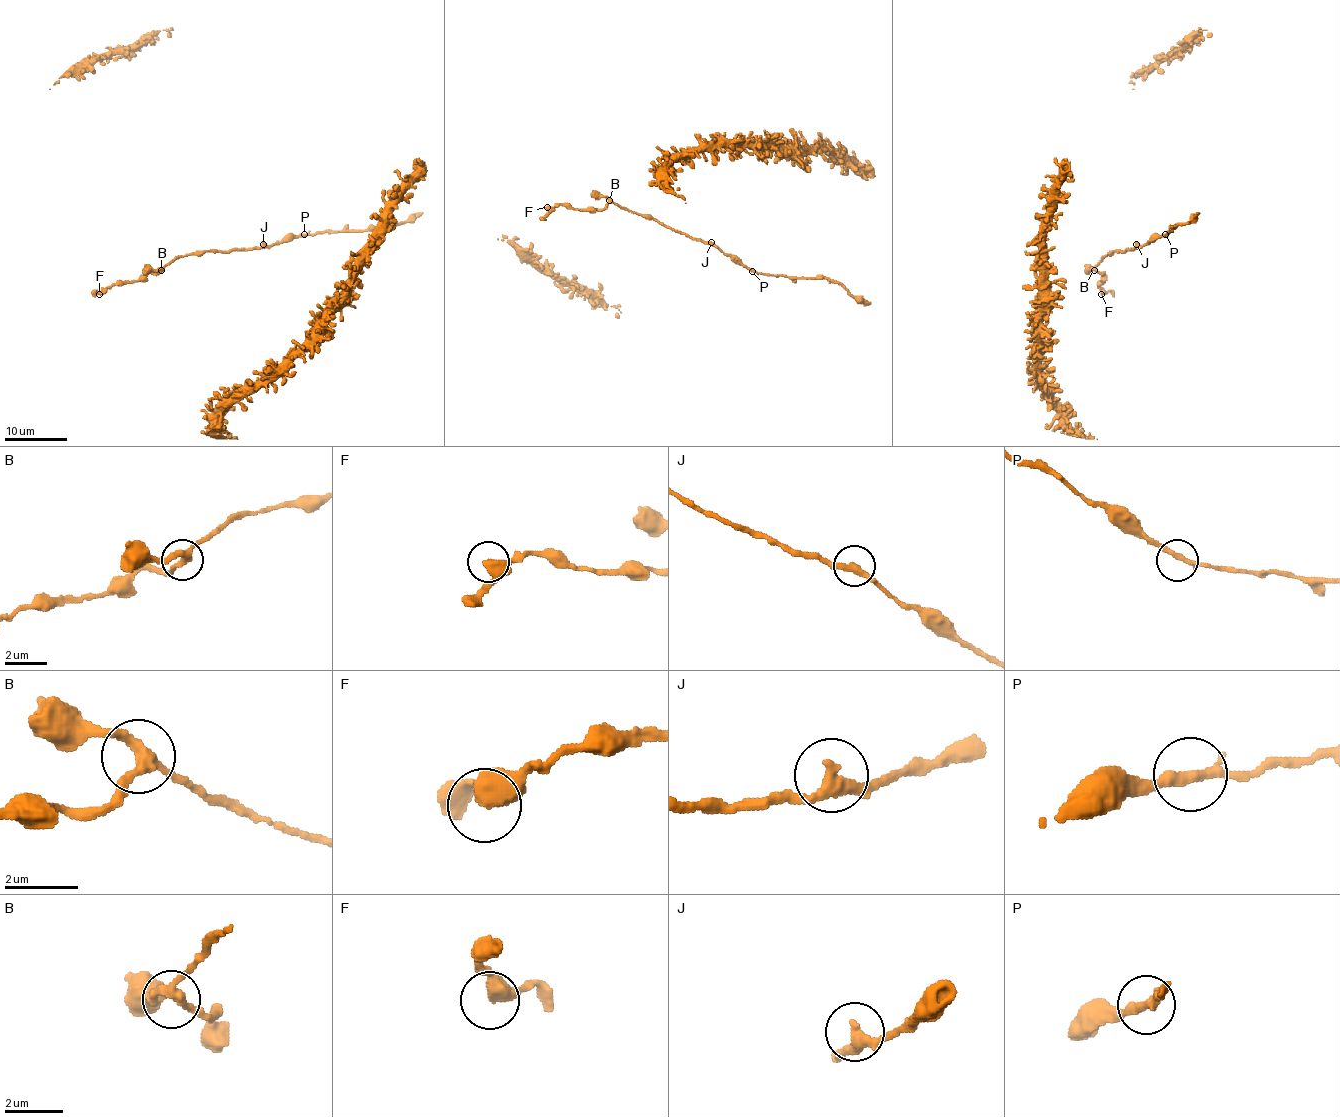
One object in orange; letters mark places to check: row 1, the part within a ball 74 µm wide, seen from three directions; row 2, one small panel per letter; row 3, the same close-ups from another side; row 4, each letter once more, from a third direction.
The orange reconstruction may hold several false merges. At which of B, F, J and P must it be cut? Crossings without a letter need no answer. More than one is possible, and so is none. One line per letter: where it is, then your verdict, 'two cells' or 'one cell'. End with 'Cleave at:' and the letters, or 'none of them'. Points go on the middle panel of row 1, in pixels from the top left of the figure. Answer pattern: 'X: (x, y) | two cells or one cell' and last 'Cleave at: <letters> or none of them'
B: (609, 200) | one cell
F: (547, 207) | one cell
J: (711, 242) | one cell
P: (752, 271) | one cell
Cleave at: none of them

